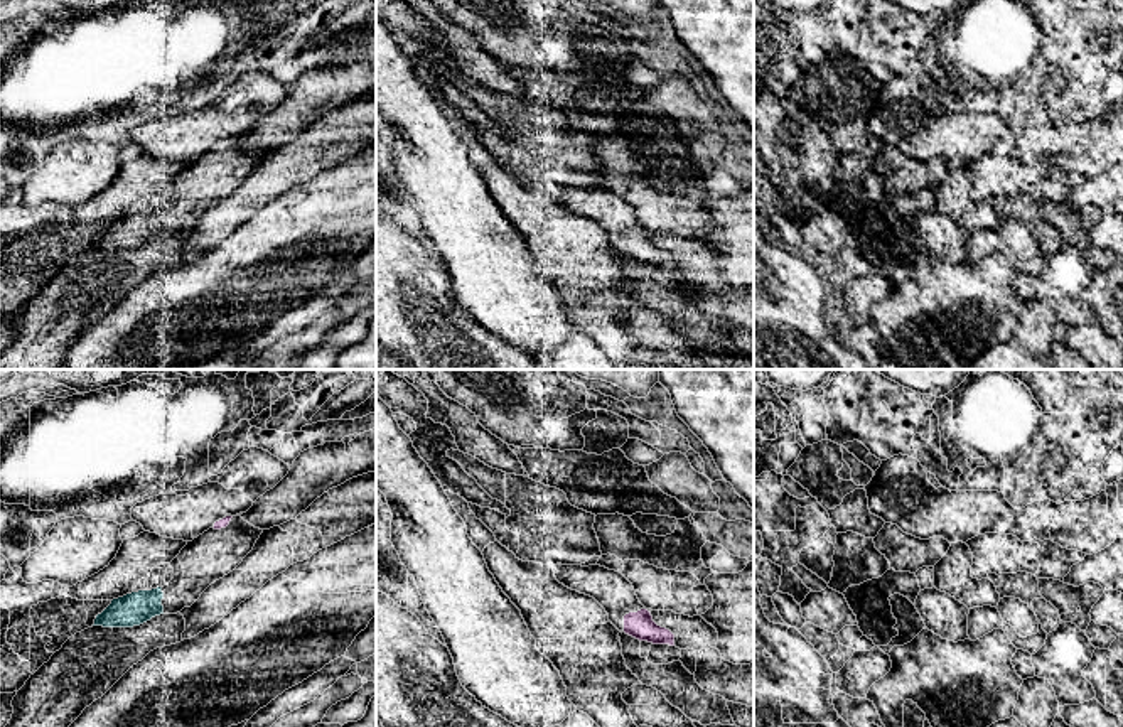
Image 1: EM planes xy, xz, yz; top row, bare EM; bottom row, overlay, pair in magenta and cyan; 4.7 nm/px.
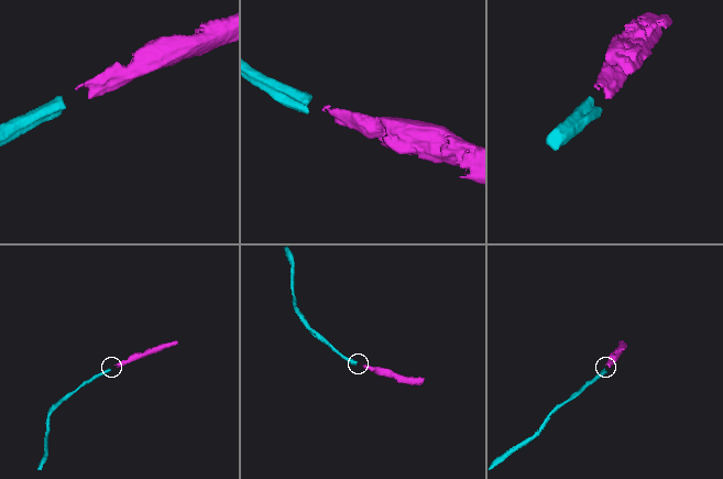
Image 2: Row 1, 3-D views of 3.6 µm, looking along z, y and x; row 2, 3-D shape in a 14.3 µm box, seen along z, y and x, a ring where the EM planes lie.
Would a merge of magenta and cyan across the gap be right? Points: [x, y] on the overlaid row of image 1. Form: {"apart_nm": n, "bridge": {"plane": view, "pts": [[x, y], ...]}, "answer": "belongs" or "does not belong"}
{"apart_nm": 380, "bridge": {"plane": "xy", "pts": [[214, 528], [161, 587]]}, "answer": "belongs"}

